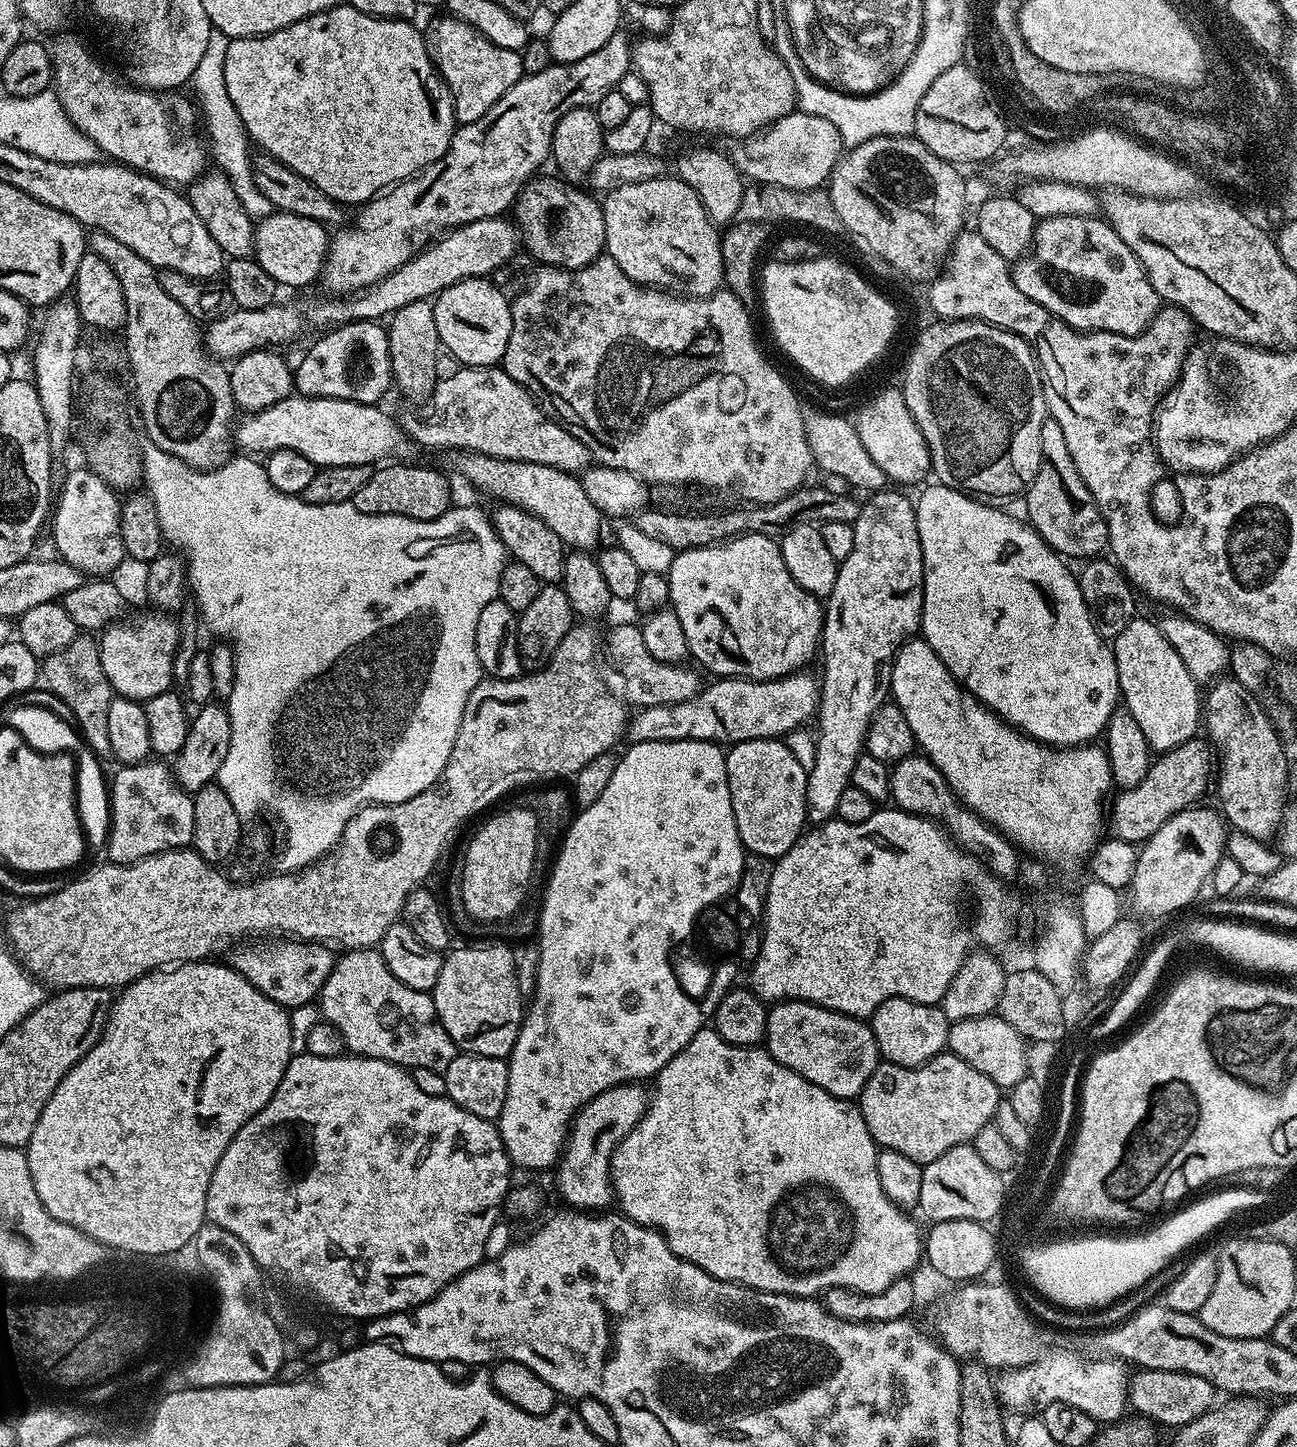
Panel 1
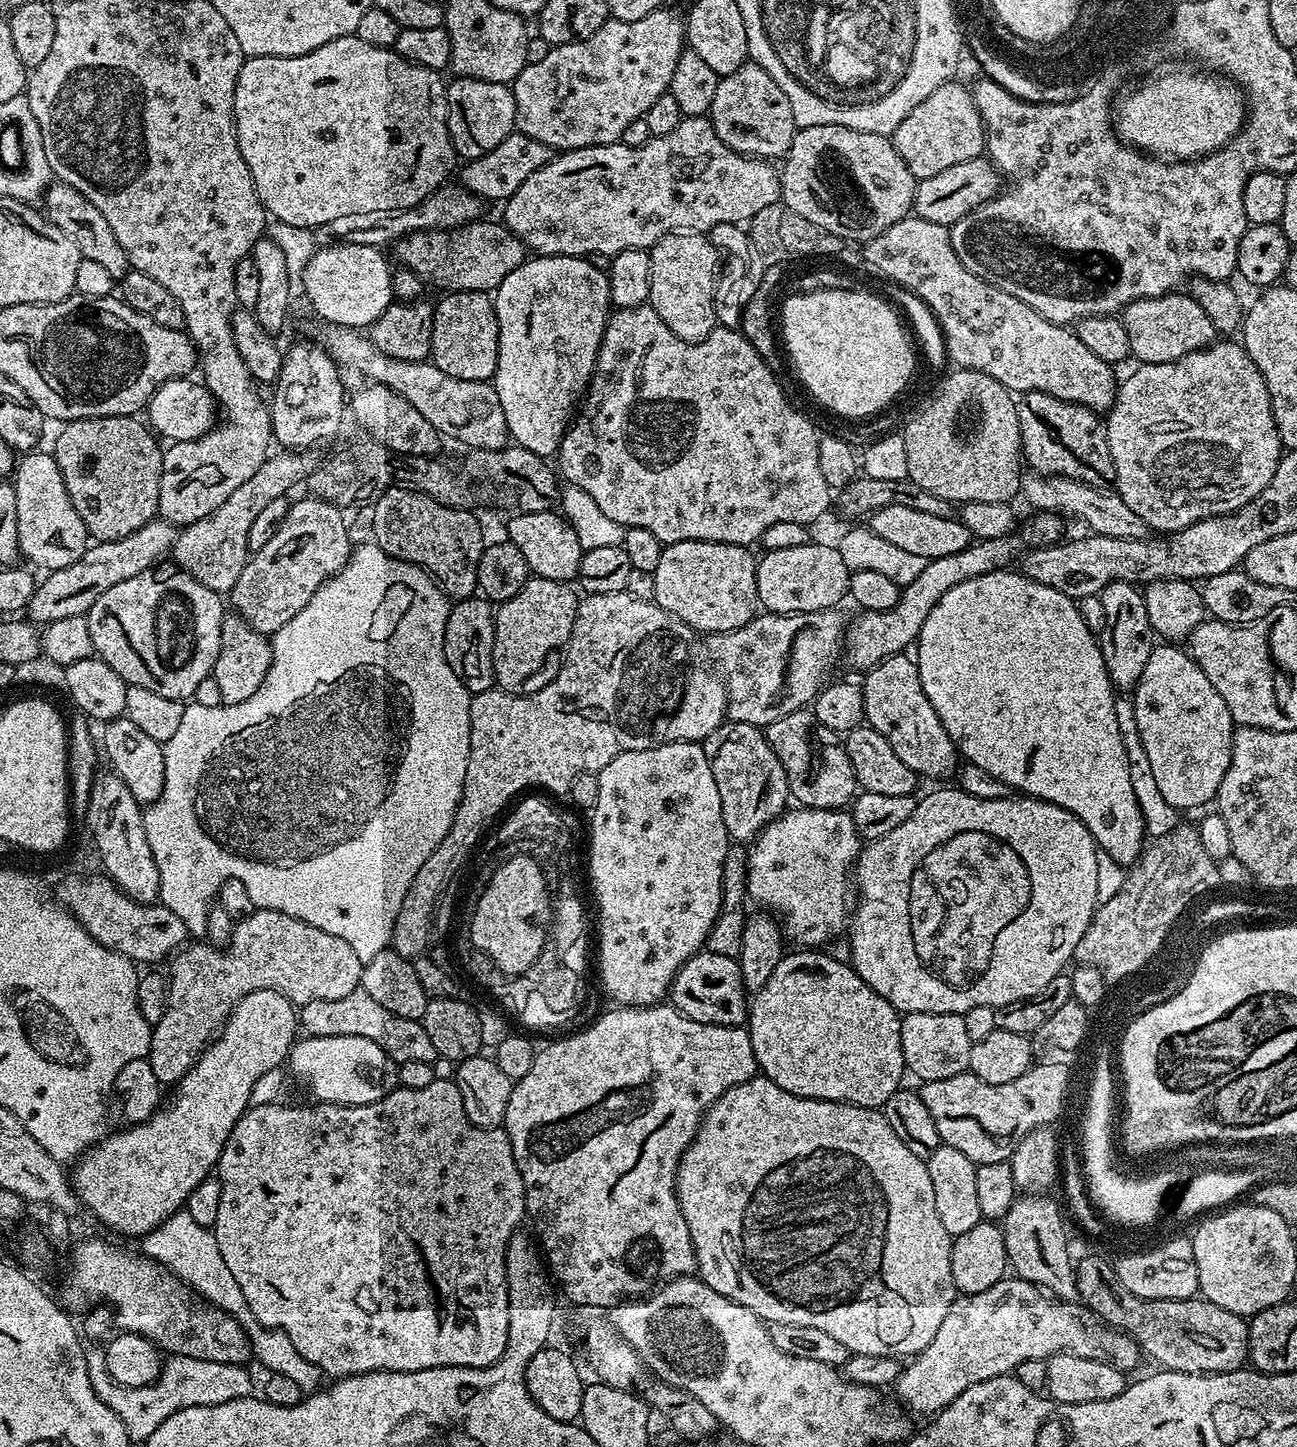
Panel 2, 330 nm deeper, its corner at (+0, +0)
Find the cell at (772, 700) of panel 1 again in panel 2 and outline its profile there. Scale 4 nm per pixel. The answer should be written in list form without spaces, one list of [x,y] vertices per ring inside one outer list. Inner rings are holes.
[[[1037,511],[1028,521],[1021,523],[1011,536],[994,538],[993,540],[976,540],[968,545],[966,550],[958,550],[958,554],[945,554],[942,558],[934,558],[927,561],[925,569],[914,582],[901,587],[900,598],[893,608],[885,612],[861,611],[856,621],[849,623],[846,628],[846,660],[852,668],[867,670],[880,664],[886,658],[901,655],[904,648],[913,643],[919,637],[922,626],[934,610],[938,598],[946,594],[958,582],[969,580],[975,576],[981,576],[987,572],[999,572],[1007,569],[1012,559],[1019,557],[1021,553],[1030,548],[1045,548],[1051,544],[1061,543],[1065,535],[1065,517],[1058,512]]]

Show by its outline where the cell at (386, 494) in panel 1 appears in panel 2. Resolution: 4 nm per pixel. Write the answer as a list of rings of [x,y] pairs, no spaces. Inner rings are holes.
[[[393,486],[387,488],[381,496],[377,496],[372,508],[372,536],[371,539],[386,554],[411,564],[417,564],[429,576],[435,578],[442,585],[444,595],[453,601],[469,599],[477,591],[476,575],[478,562],[482,558],[486,547],[484,532],[476,521],[477,513],[467,508],[451,508],[444,506],[432,496],[424,492],[417,492],[415,488],[407,486]]]

